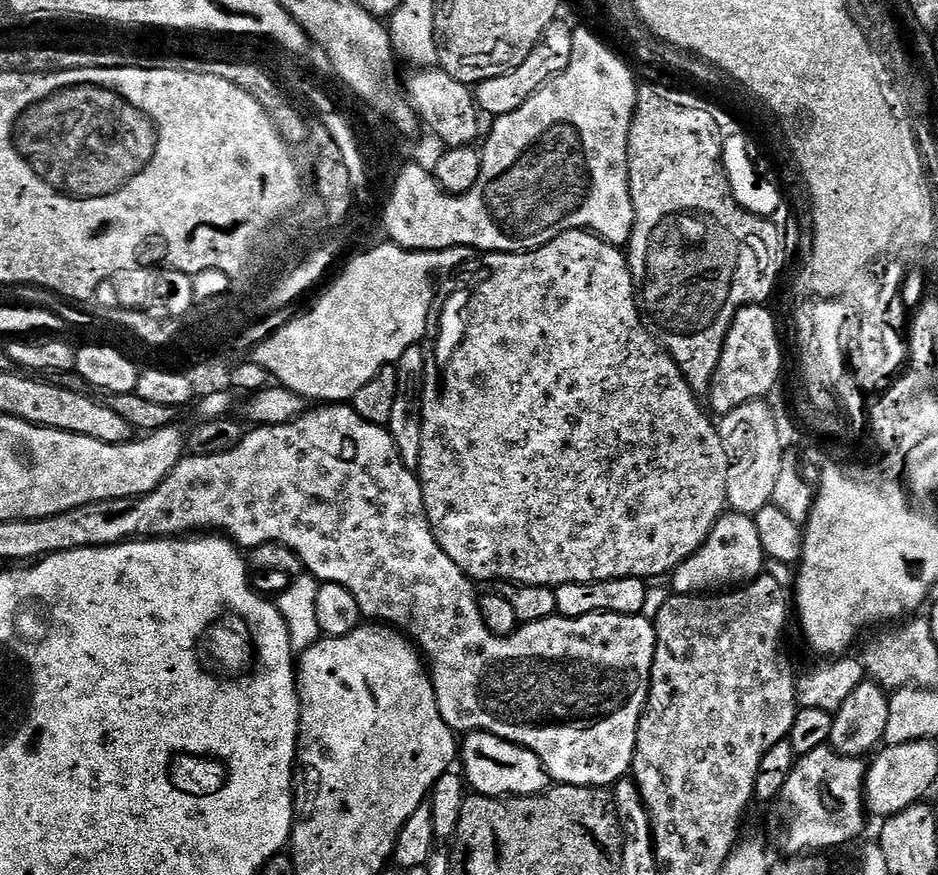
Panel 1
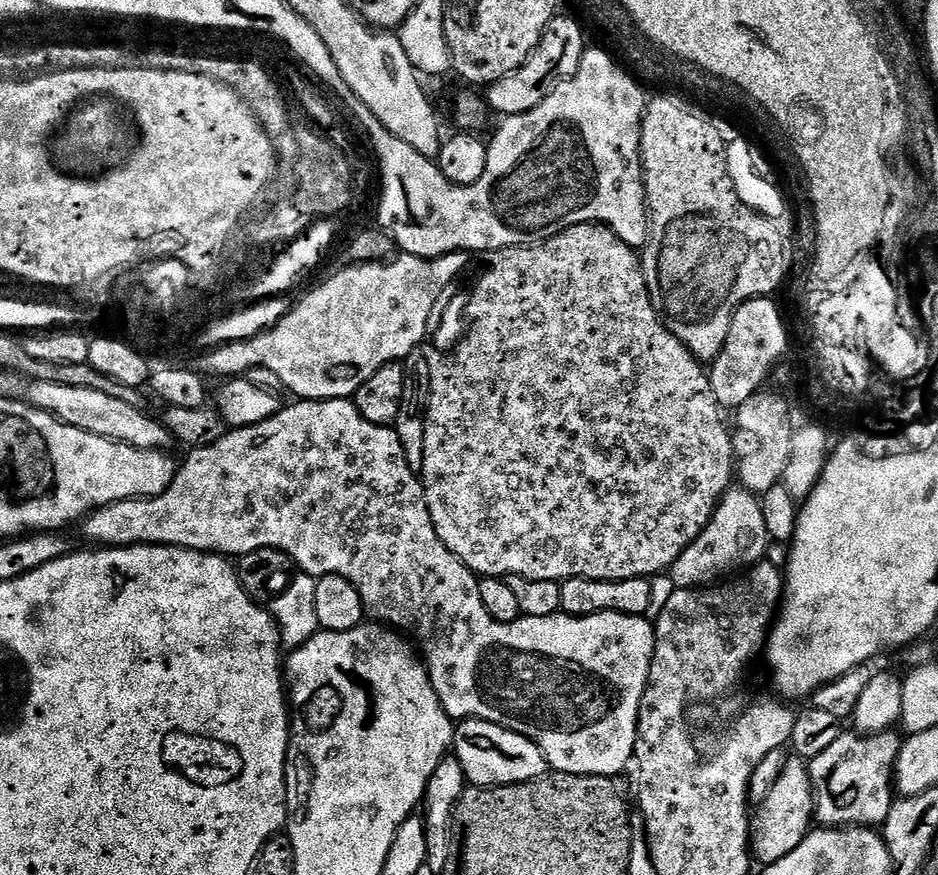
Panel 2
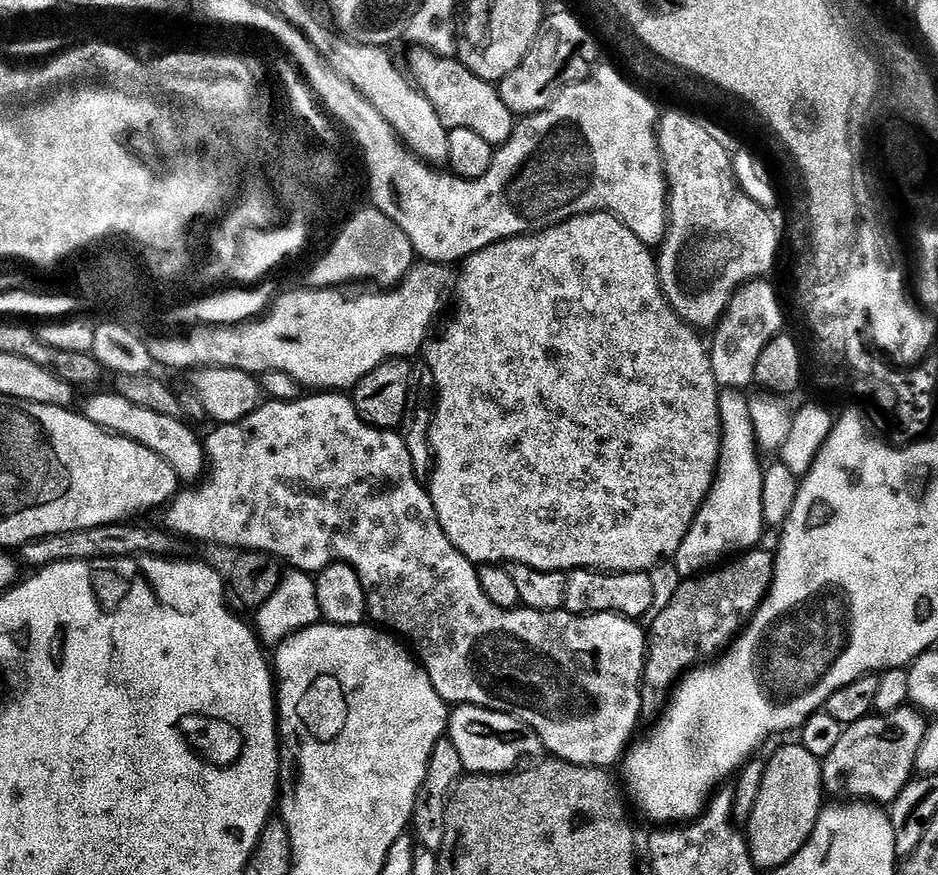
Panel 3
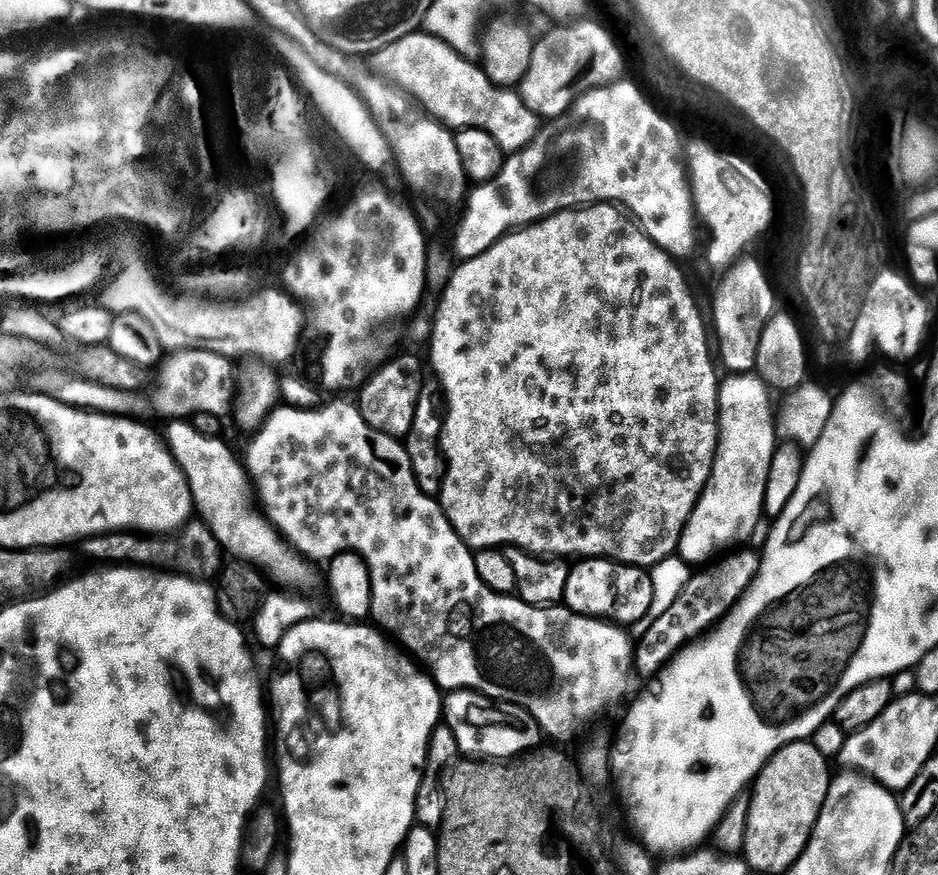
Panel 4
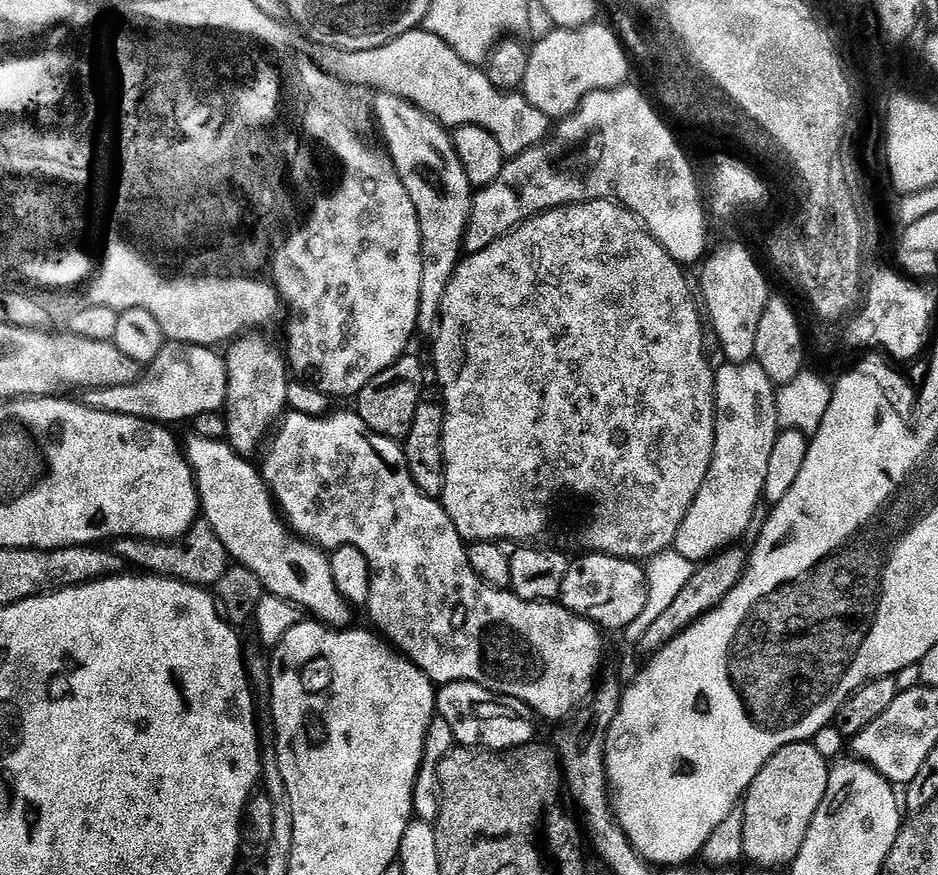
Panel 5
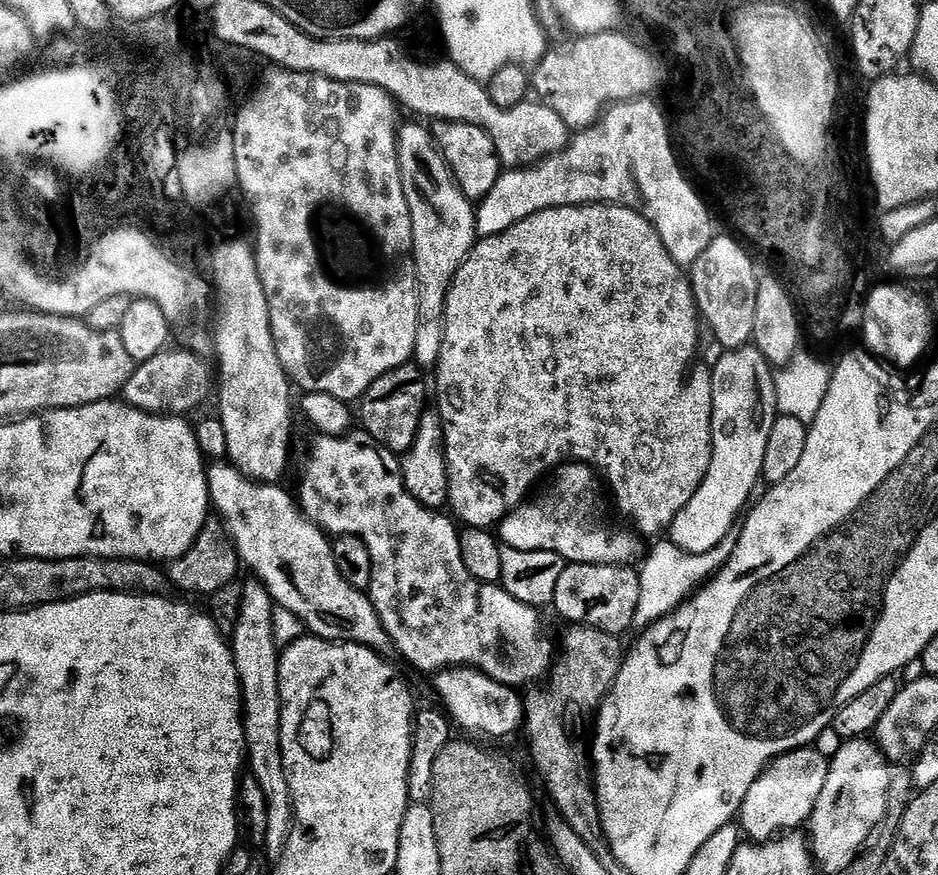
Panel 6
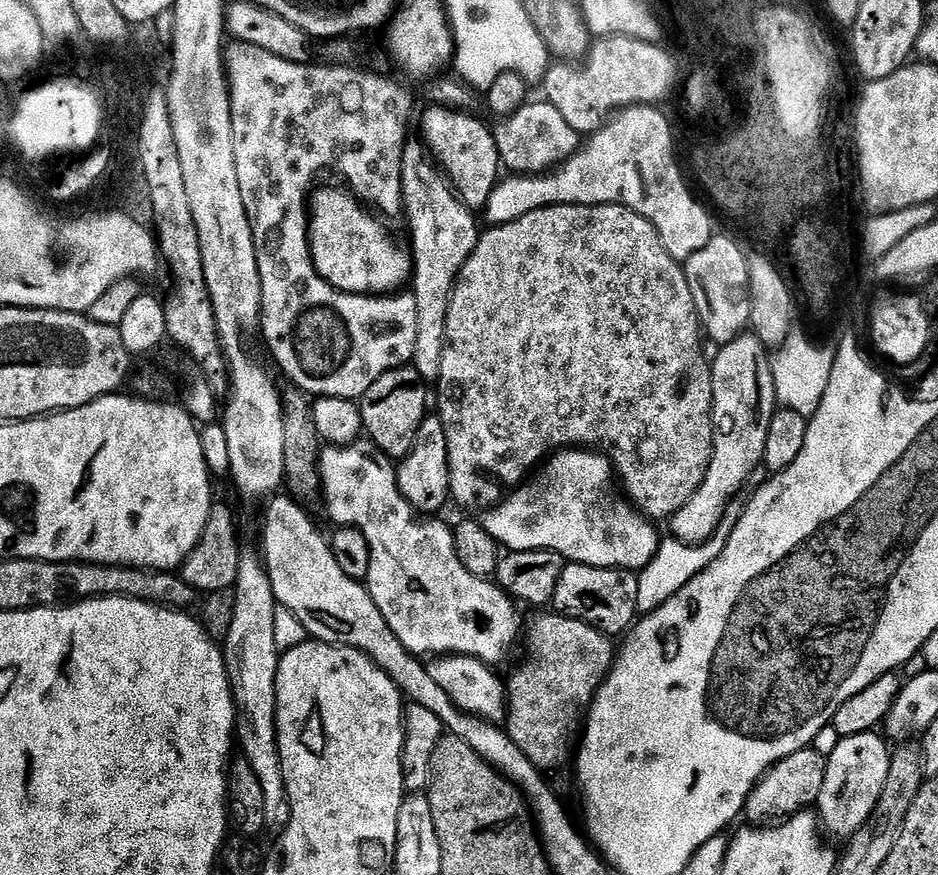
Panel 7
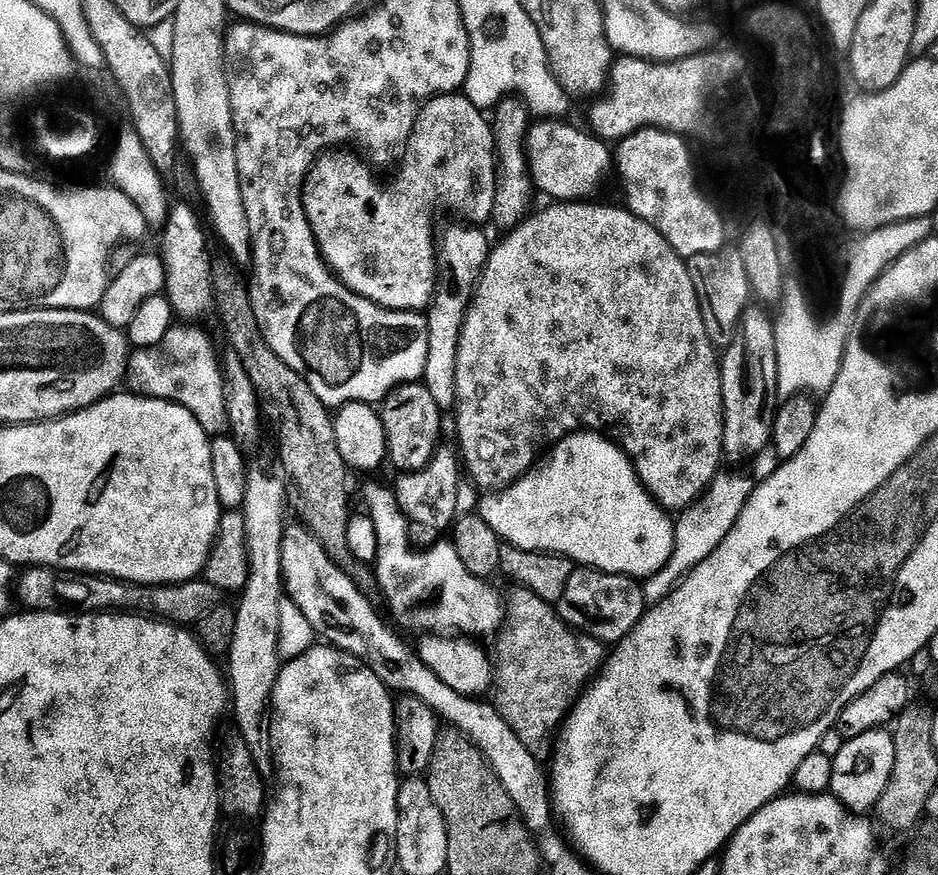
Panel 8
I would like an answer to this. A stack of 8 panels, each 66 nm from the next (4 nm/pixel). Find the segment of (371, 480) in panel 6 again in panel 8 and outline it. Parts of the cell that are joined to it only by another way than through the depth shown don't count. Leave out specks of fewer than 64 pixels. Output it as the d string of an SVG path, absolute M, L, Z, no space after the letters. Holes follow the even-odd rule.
M384 488L370 489L366 512L378 538L374 571L380 581L380 596L406 631L457 638L495 637L501 631L506 604L488 585L491 583L472 576L462 566L462 558L458 558L451 542L433 548L415 548L408 537L410 521L389 489L388 492Z

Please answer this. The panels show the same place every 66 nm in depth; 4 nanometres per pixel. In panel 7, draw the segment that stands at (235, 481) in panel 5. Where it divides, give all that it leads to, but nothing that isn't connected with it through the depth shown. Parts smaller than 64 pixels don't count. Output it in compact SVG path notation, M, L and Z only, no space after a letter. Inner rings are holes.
M280 498L269 499L272 501L269 502L268 509L264 512L262 559L264 567L268 569L268 576L272 579L272 589L276 595L277 605L281 608L289 608L293 614L299 617L303 617L304 611L308 611L313 617L305 615L303 622L311 639L321 640L323 644L358 648L361 652L367 652L369 648L376 648L376 641L380 640L380 636L373 629L380 625L383 618L379 603L374 599L373 593L361 581L350 578L342 571L342 566L338 566L331 547L325 546L326 536L316 529L315 522L296 505L299 503L295 499L276 499Z

